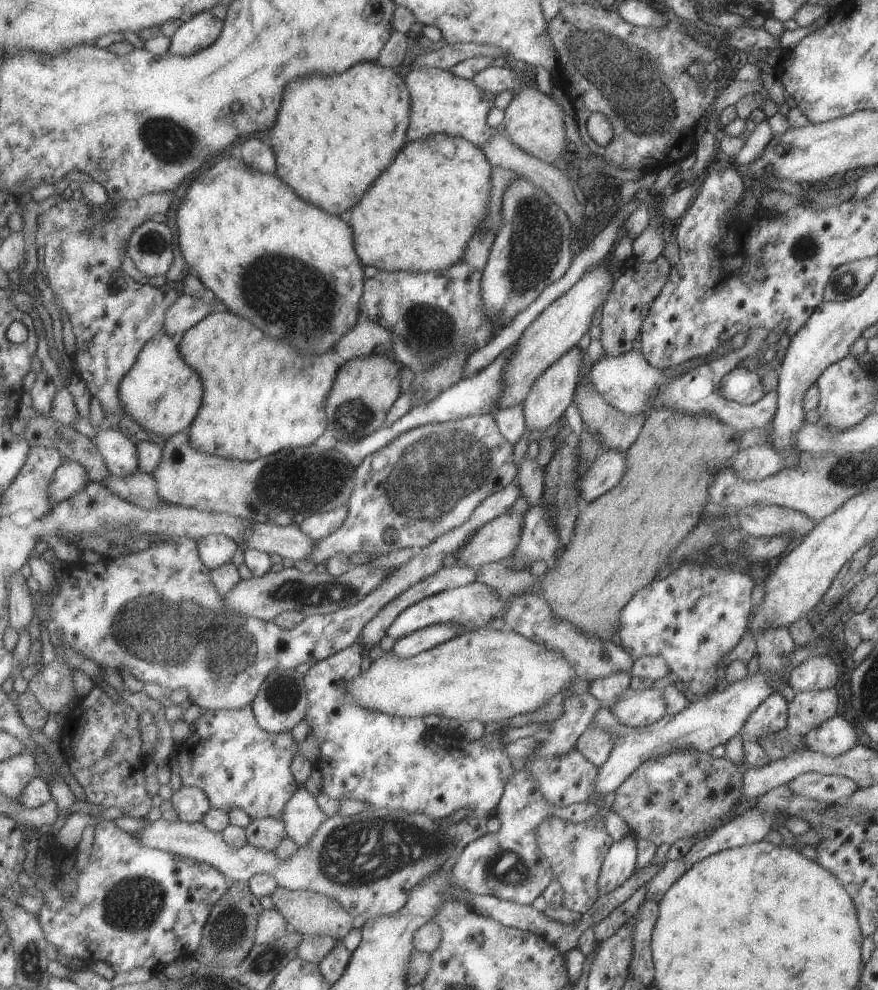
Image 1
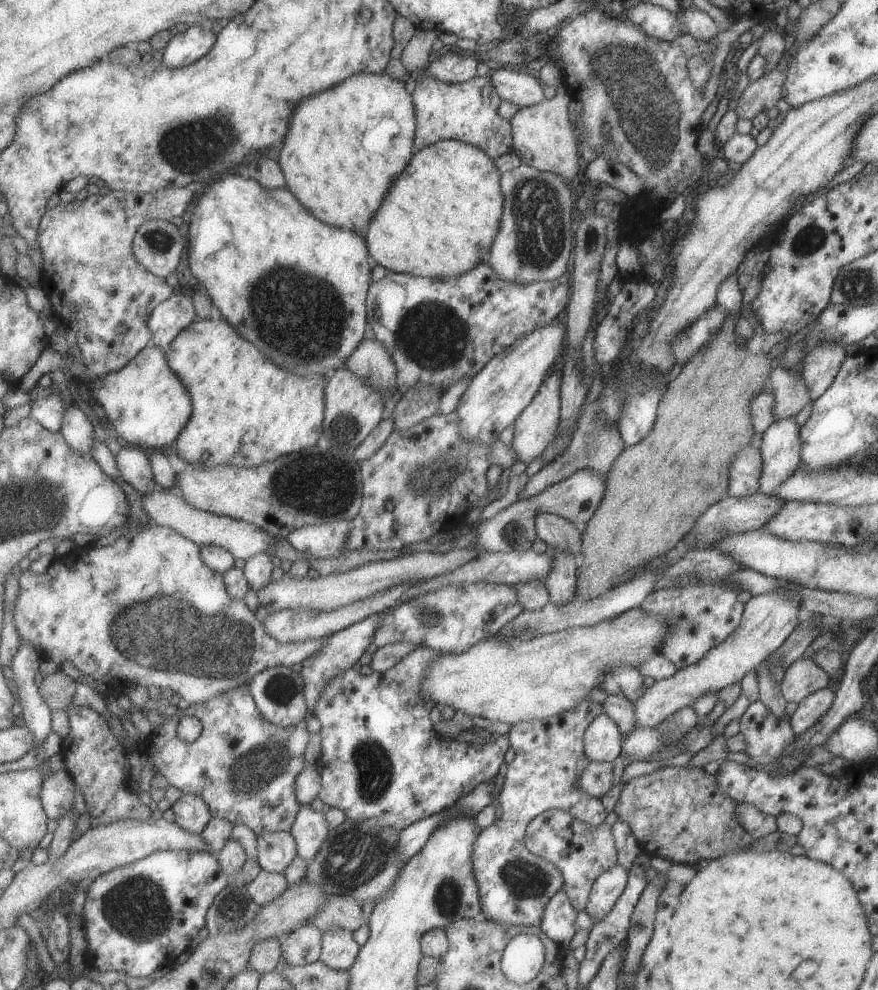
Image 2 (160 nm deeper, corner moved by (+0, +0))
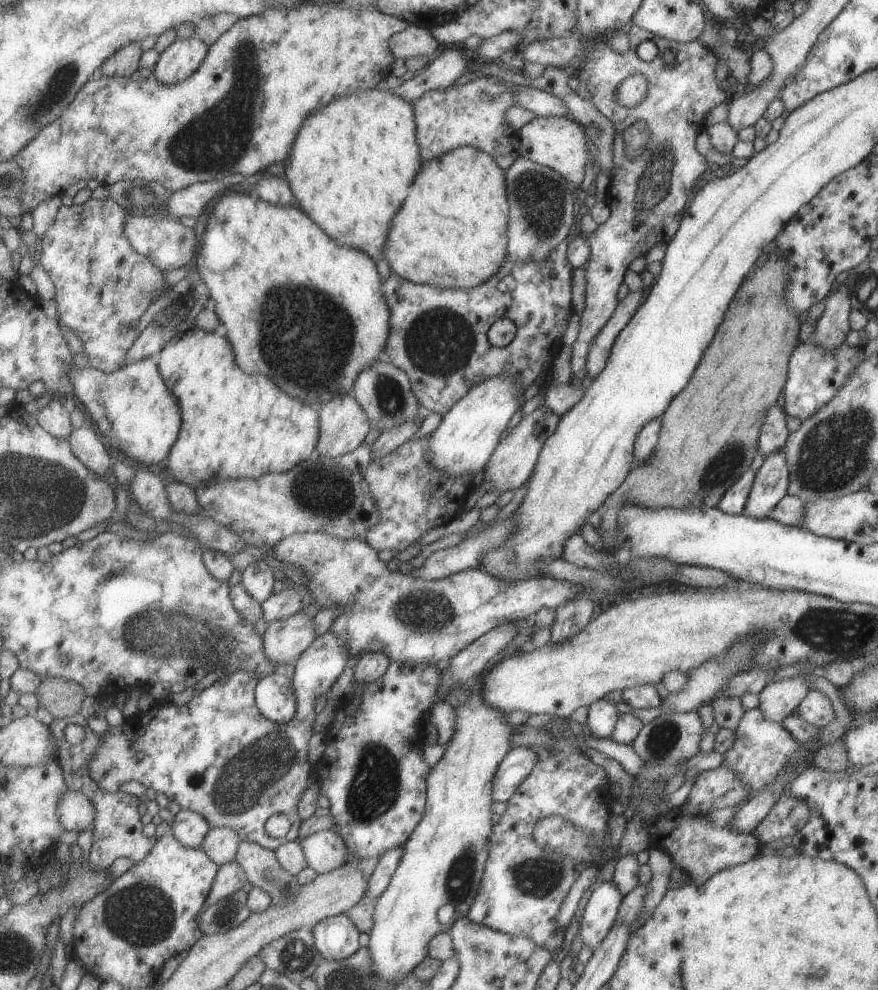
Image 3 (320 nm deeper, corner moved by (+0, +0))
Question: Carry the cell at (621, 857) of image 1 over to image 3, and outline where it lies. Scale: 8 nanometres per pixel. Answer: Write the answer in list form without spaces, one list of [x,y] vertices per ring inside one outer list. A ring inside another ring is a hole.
[[[612,880],[603,881],[601,886],[593,889],[583,910],[578,930],[582,946],[588,946],[591,951],[599,946],[615,920],[622,898]]]

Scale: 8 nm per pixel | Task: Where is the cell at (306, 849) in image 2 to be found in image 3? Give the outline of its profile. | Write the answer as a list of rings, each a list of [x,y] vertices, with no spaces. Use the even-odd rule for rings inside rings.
[[[319,831],[301,838],[308,864],[319,874],[330,873],[350,862],[349,848],[339,832]]]

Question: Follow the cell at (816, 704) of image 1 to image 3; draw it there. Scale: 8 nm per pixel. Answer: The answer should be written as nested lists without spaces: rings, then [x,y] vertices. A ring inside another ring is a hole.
[[[807,691],[801,702],[796,706],[798,718],[818,729],[833,722],[833,708],[831,701],[819,691]]]

